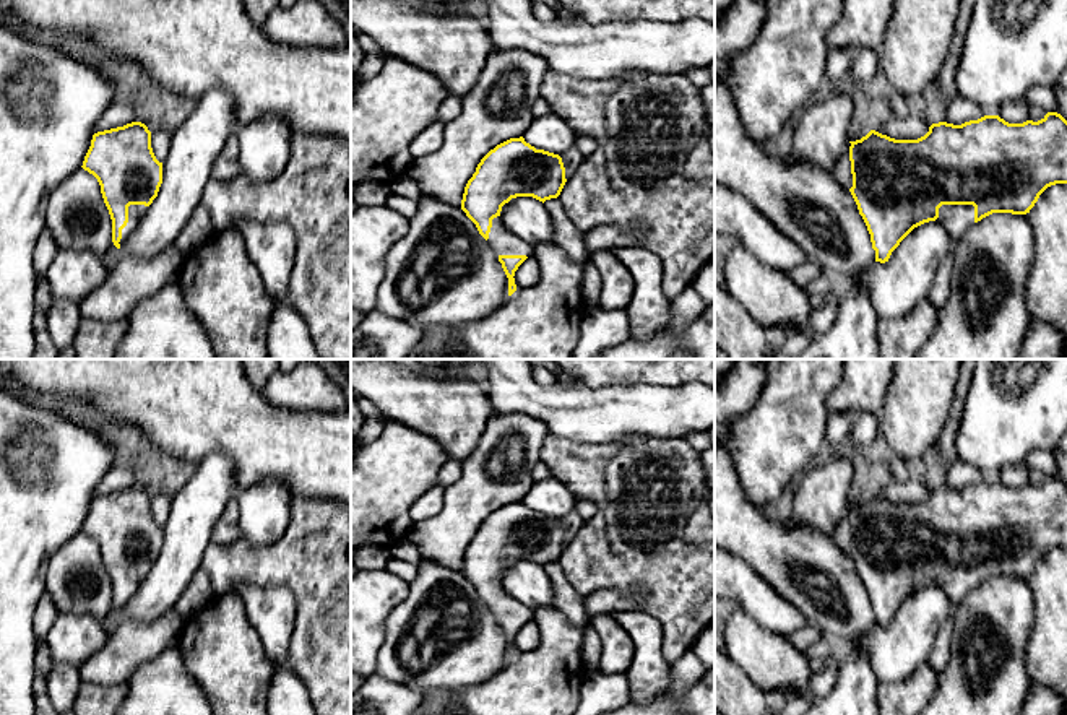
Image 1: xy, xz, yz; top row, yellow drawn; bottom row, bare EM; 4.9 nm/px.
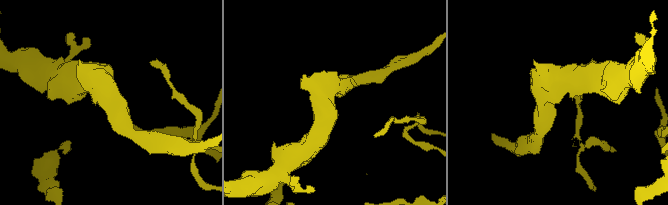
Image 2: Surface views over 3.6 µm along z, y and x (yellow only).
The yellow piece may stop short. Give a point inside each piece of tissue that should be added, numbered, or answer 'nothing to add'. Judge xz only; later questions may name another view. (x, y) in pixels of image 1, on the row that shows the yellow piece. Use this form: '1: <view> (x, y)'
1: xz (504, 242)

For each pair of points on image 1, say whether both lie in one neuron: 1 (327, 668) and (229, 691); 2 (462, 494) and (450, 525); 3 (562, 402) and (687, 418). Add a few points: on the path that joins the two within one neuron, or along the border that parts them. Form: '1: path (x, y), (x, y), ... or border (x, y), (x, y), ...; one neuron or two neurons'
1: border (272, 663), (276, 670); two neurons
2: path (462, 502), (462, 514), (458, 517); one neuron
3: path (593, 411), (656, 411); one neuron

